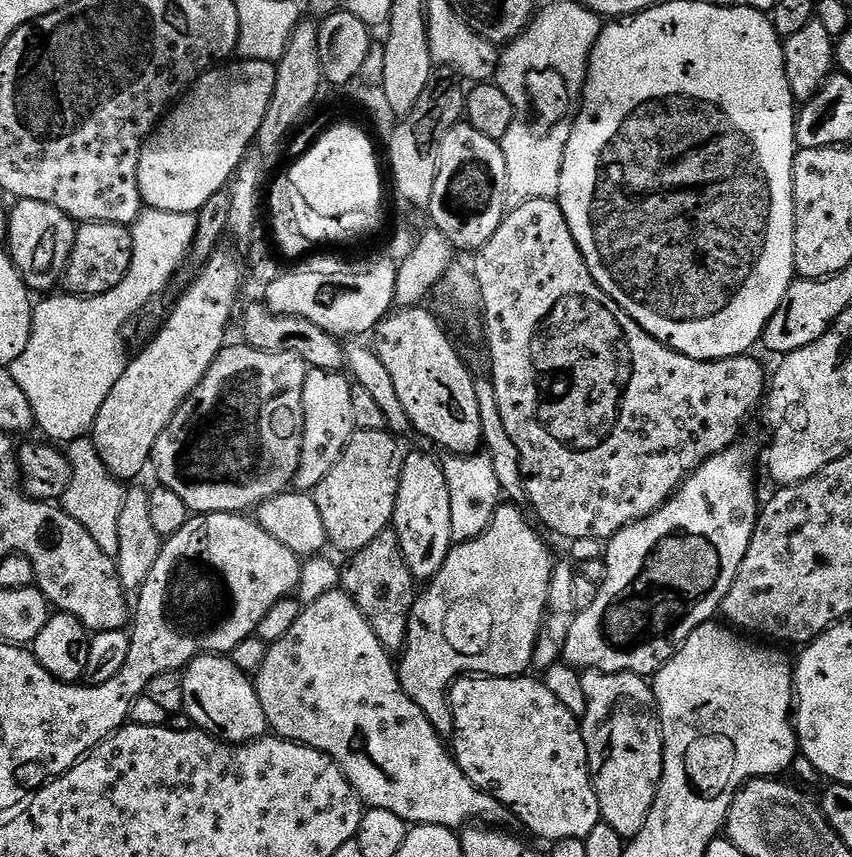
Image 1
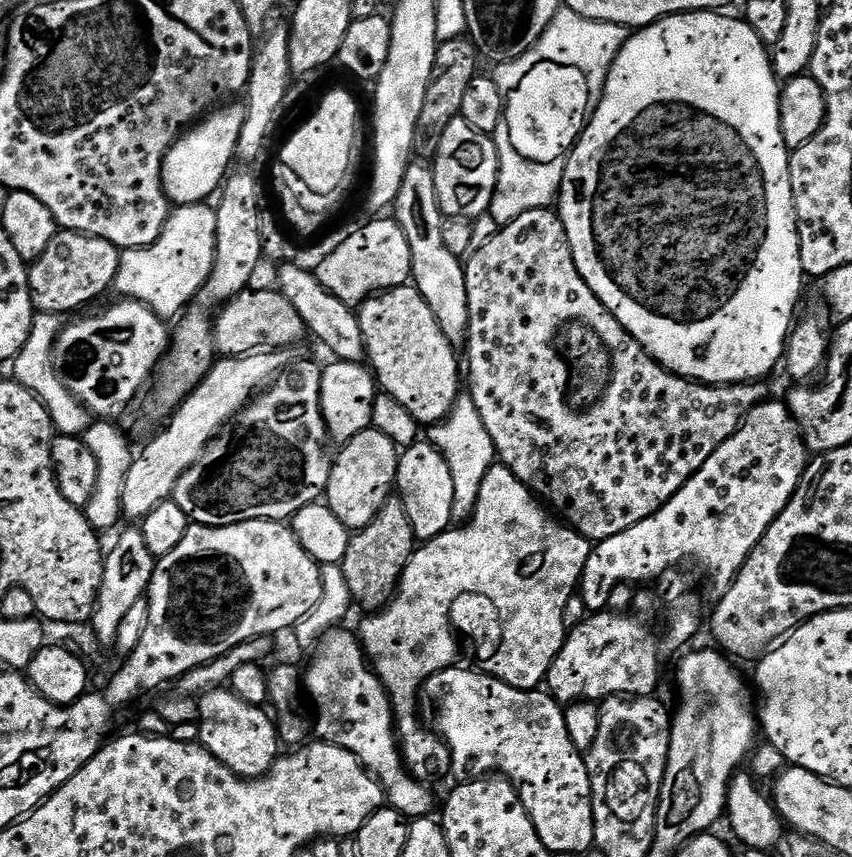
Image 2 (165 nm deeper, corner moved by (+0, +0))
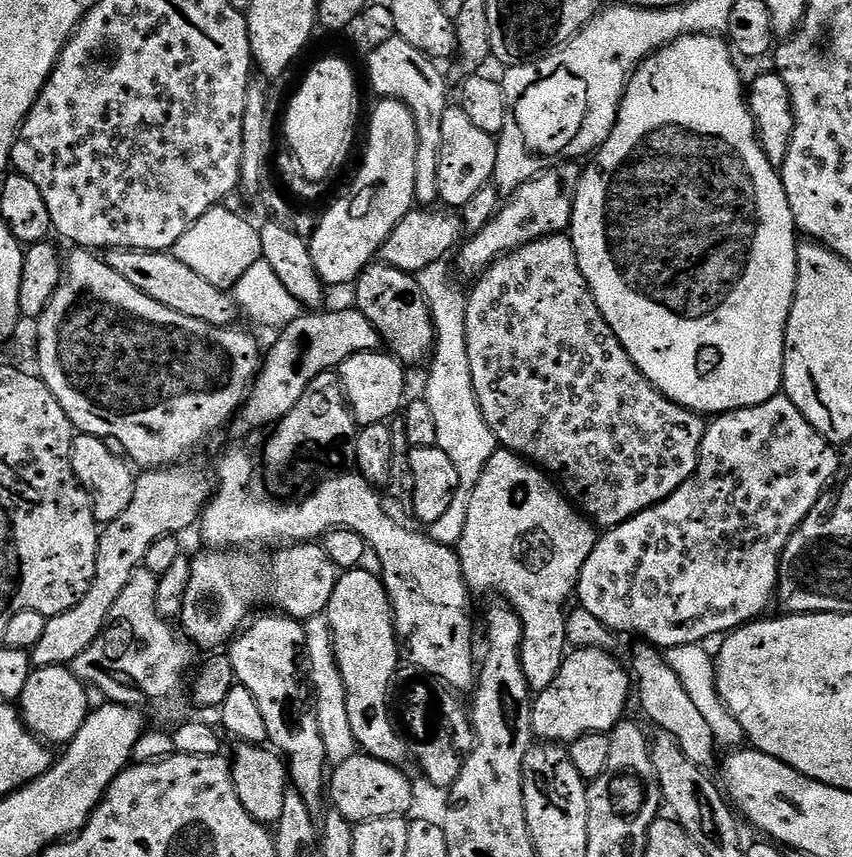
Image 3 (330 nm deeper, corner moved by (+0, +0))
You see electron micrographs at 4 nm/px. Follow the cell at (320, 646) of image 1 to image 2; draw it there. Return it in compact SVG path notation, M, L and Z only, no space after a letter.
M337 626L320 637L314 651L312 661L308 664L308 672L303 673L302 684L306 689L307 699L316 707L314 712L314 736L317 741L334 746L342 746L342 750L350 750L354 758L361 764L380 785L384 787L387 803L397 812L409 818L424 818L432 808L432 796L421 781L412 777L408 771L404 757L400 755L398 737L396 735L396 717L392 714L392 703L388 691L372 671L366 659L363 647L355 635L343 632L343 627Z

